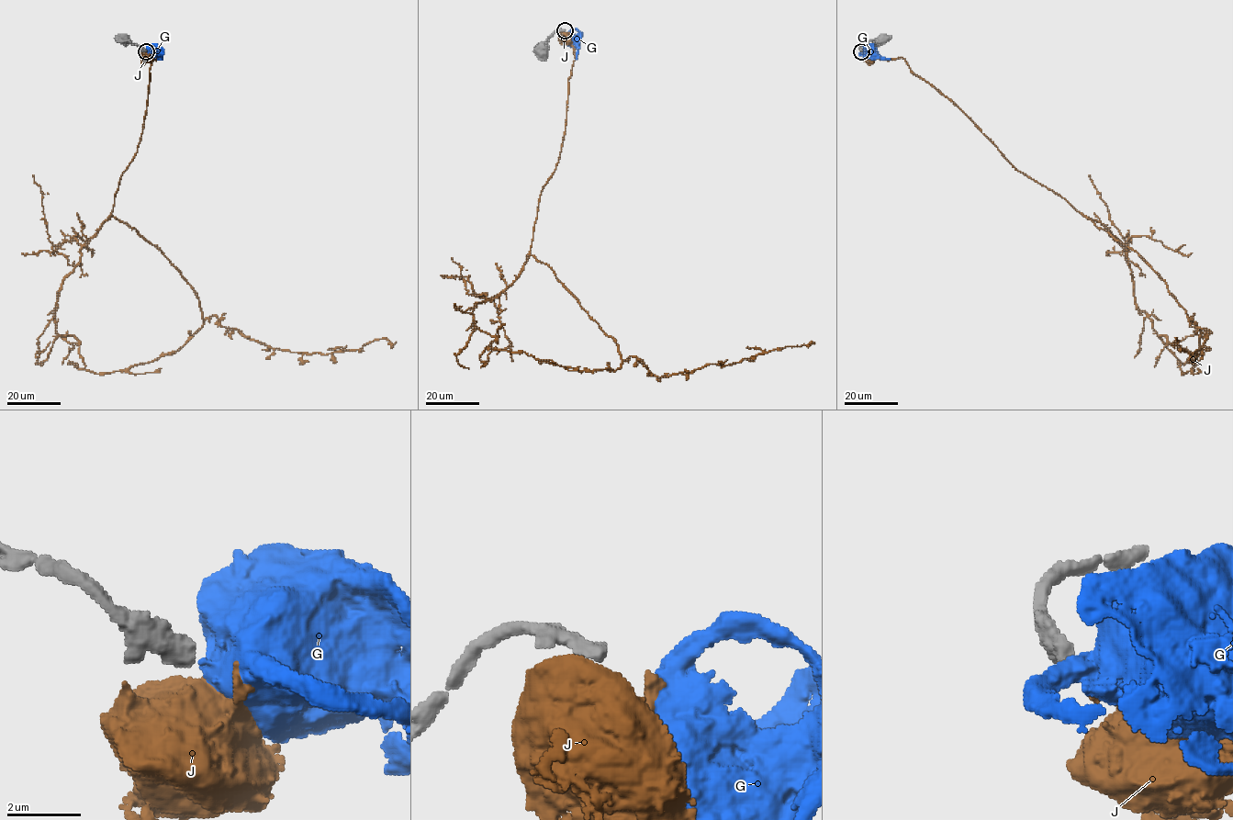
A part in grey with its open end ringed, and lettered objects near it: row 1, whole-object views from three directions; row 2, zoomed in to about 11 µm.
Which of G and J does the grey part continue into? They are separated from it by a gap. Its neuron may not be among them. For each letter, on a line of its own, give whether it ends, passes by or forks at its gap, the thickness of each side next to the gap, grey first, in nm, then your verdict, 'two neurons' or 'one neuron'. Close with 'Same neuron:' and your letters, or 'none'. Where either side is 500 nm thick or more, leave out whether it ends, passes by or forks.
G: 480/900 nm | two neurons
J: it ends | 480/400 nm | two neurons
Same neuron: none

